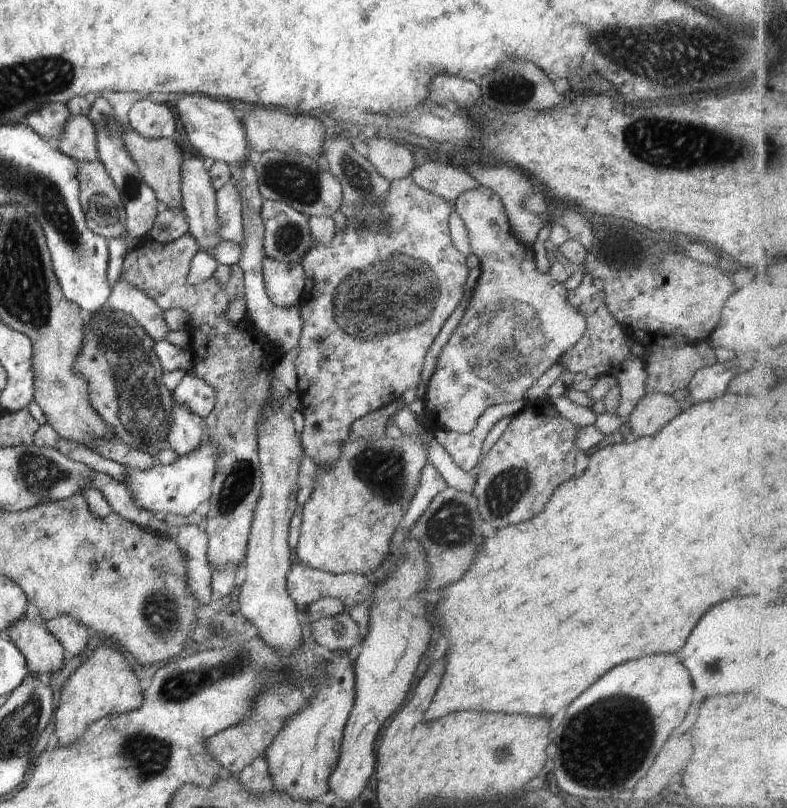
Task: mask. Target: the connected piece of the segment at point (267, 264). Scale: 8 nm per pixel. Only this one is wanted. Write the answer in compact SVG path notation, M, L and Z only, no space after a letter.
M266 254L262 276L266 294L274 305L285 309L298 308L305 283L305 272L300 262L279 261Z

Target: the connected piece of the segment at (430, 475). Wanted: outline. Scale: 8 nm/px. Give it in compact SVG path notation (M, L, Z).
M426 463L421 470L415 495L403 515L400 527L410 528L424 514L433 498L446 487L446 481L438 469L433 464Z

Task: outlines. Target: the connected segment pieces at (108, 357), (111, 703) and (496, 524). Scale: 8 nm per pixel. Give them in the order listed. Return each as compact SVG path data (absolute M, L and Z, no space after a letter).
M106 303L101 313L83 322L81 353L73 362L73 371L86 381L92 408L111 426L114 436L156 457L158 451L171 448L167 430L172 422L173 394L162 380L154 343L132 315L112 310Z
M98 647L70 675L61 690L60 702L54 714L58 746L68 747L76 743L97 720L138 710L143 703L143 692L137 675L118 648Z
M526 400L526 404L512 417L499 440L478 463L476 484L471 493L476 497L480 516L495 530L500 530L540 514L554 490L575 477L575 458L579 451L576 444L578 429L569 420L560 416L550 402Z

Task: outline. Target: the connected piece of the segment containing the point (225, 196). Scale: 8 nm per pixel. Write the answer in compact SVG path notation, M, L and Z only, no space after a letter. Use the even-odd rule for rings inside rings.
M234 182L215 191L217 200L217 221L221 226L219 235L223 241L230 241L243 249L245 247L242 205Z

